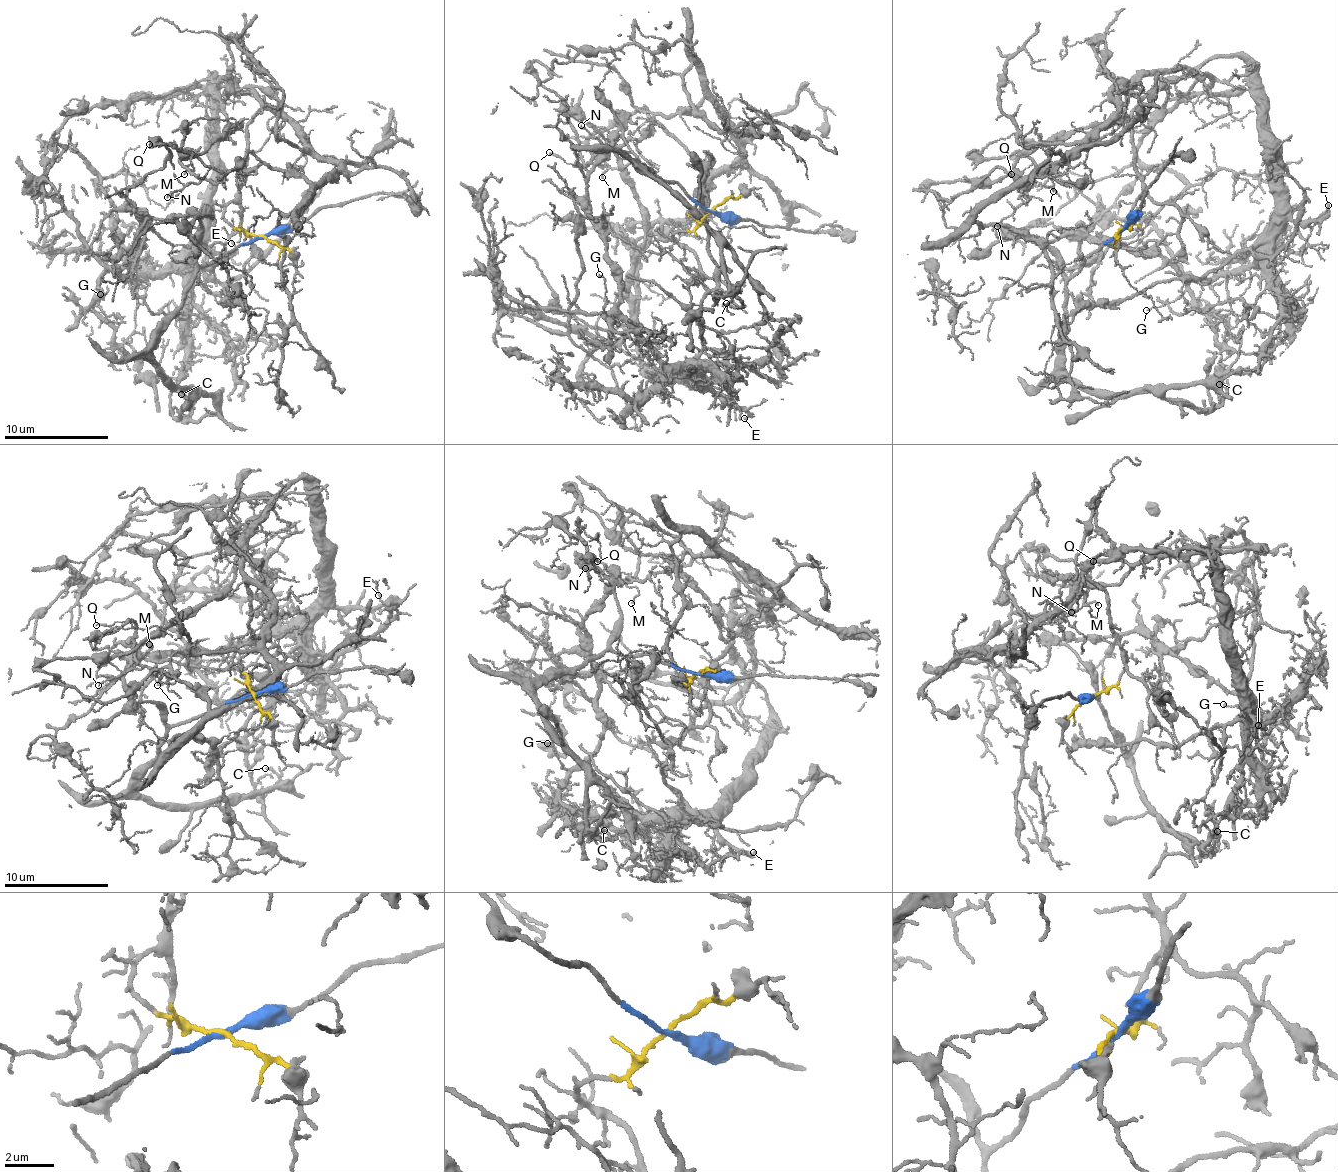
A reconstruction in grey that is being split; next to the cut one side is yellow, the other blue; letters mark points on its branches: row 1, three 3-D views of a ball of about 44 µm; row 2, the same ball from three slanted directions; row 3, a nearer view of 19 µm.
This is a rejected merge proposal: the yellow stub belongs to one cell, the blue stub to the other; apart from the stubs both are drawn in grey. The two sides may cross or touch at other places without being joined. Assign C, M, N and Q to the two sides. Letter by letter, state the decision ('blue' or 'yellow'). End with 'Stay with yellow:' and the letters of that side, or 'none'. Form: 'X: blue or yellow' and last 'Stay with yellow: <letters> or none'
C: blue
M: yellow
N: yellow
Q: yellow
Stay with yellow: M, N, Q

